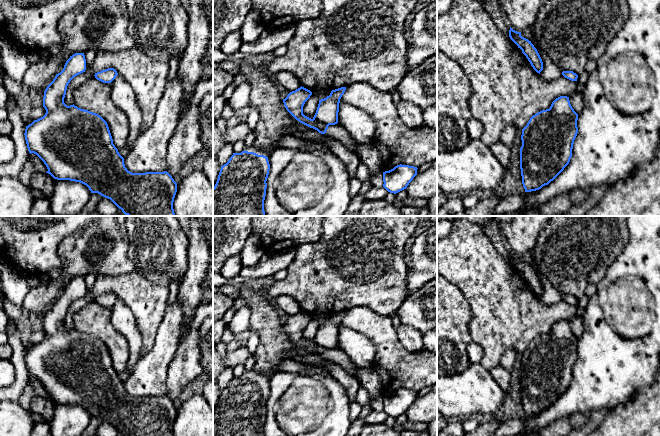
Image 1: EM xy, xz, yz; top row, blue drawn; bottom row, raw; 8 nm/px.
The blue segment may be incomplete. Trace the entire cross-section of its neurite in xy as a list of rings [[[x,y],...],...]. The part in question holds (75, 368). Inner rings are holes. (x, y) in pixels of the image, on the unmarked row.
[[[75,277],[66,285],[63,294],[56,298],[53,305],[44,315],[43,331],[46,337],[43,341],[34,344],[26,350],[25,364],[29,377],[36,378],[46,389],[54,403],[70,404],[86,409],[91,417],[98,417],[110,423],[122,436],[174,436],[173,426],[177,416],[177,407],[167,396],[132,397],[127,394],[124,382],[113,368],[113,363],[107,346],[98,338],[67,330],[64,327],[67,310],[77,299],[85,296],[86,283],[84,277]]]

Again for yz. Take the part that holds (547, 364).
[[[560,320],[549,333],[533,339],[522,353],[520,393],[525,416],[536,415],[548,409],[569,388],[578,357],[577,344],[578,338],[572,332],[569,321]]]

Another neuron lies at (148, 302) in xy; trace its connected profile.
[[[137,271],[120,276],[98,275],[94,297],[114,292],[132,311],[142,336],[139,358],[150,352],[167,309],[169,287],[149,282]]]

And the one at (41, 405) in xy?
[[[36,395],[29,406],[33,414],[40,415],[49,425],[54,414],[55,403],[48,397]]]

